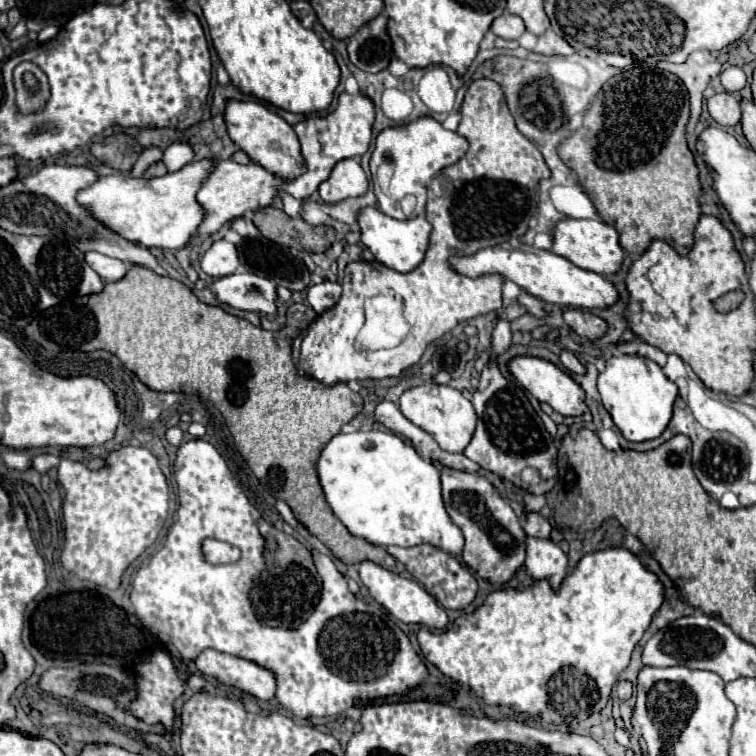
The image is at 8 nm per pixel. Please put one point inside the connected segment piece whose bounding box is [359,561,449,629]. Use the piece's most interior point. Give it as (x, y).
(406, 599)

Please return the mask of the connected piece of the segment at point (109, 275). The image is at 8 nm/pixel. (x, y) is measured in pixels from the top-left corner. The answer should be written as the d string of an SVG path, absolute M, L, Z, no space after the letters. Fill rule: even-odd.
M89 251L85 253L85 261L91 265L91 269L107 283L107 281L119 281L127 273L127 265L119 259L111 259L107 255Z

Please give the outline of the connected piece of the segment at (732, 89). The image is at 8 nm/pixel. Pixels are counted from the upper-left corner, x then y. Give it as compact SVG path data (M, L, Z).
M727 67L721 73L721 85L725 87L725 91L729 93L737 93L741 91L747 84L747 77L739 67Z

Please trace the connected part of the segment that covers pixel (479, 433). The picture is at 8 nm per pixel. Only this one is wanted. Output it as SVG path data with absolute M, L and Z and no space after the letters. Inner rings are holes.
M487 365L481 373L481 381L471 403L477 411L477 429L463 453L483 469L507 479L515 487L527 489L535 495L545 495L551 491L557 481L557 447L525 397L525 391L517 383L505 379L495 365ZM525 471L527 479L523 479Z

